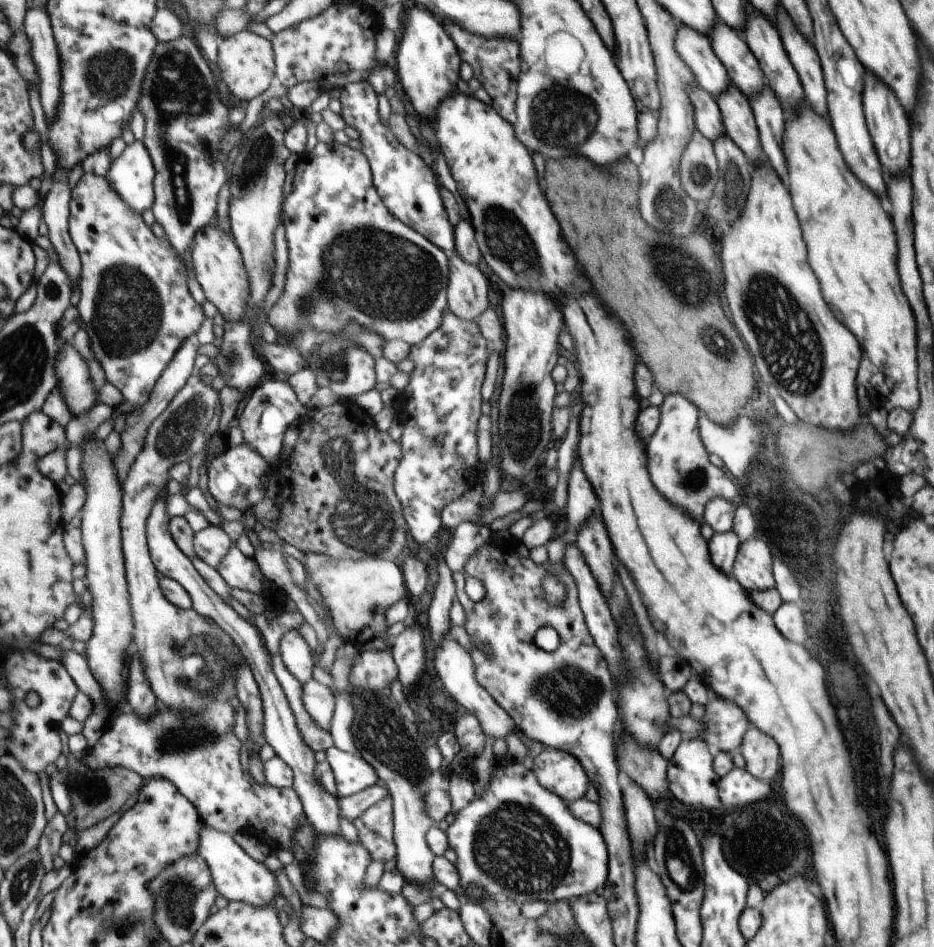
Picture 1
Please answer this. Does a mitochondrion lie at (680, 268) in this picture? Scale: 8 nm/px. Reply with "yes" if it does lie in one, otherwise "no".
yes

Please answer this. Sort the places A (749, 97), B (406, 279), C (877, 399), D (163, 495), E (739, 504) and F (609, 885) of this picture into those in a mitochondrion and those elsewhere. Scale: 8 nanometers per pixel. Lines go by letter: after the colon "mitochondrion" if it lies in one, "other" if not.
A: other
B: mitochondrion
C: other
D: other
E: other
F: other

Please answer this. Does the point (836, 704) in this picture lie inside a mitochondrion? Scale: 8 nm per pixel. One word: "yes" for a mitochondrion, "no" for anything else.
no

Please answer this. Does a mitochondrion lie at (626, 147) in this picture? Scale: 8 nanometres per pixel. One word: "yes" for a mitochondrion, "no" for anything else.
no

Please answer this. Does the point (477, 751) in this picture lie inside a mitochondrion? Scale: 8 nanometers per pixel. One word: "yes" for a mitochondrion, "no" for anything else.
no

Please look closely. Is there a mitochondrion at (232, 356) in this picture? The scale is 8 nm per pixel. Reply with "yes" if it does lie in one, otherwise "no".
yes

